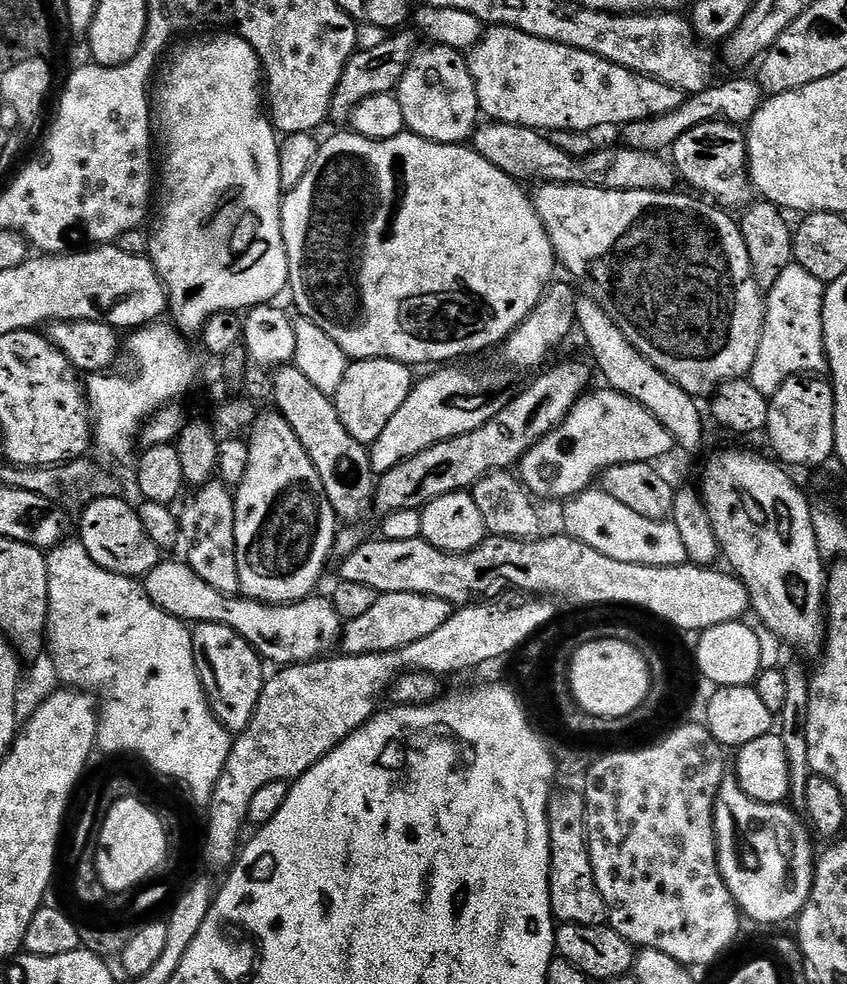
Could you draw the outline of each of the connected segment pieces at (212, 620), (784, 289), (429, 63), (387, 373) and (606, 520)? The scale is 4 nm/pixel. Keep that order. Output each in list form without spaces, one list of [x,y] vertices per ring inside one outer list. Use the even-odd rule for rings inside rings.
[[[161,562],[155,570],[152,585],[147,585],[148,597],[163,612],[169,612],[185,622],[200,624],[228,624],[236,633],[242,634],[261,657],[282,668],[293,664],[313,663],[329,655],[333,647],[341,643],[344,619],[331,599],[311,596],[300,602],[273,606],[256,600],[237,598],[230,600],[225,593],[208,585],[187,562],[168,564]]]
[[[798,263],[792,268],[782,268],[780,278],[768,292],[768,316],[765,318],[765,332],[761,345],[758,346],[757,360],[750,375],[753,386],[766,396],[773,397],[776,391],[792,376],[801,374],[820,374],[829,367],[828,350],[824,346],[821,335],[820,298],[825,294],[825,281],[811,276]],[[803,315],[807,315],[807,323],[803,323]]]
[[[433,43],[432,48],[417,51],[411,63],[405,67],[401,82],[404,83],[404,105],[408,108],[408,118],[420,132],[422,138],[436,136],[434,143],[464,144],[473,139],[482,120],[480,99],[476,93],[476,83],[472,77],[469,61],[464,60],[455,48]]]
[[[358,360],[349,363],[334,401],[340,422],[354,440],[369,447],[382,436],[387,423],[398,414],[399,407],[415,387],[416,378],[405,372],[395,360]]]
[[[598,490],[580,493],[566,500],[564,505],[568,507],[570,514],[564,516],[565,535],[598,550],[604,557],[652,567],[674,567],[689,561],[688,551],[673,521],[640,516],[616,498]]]

